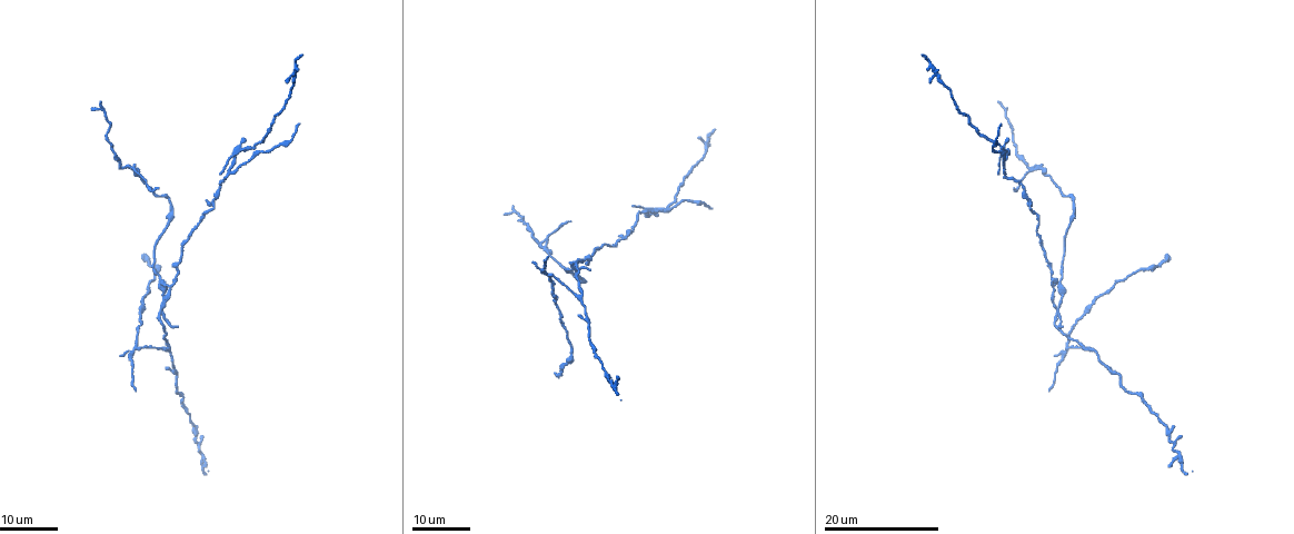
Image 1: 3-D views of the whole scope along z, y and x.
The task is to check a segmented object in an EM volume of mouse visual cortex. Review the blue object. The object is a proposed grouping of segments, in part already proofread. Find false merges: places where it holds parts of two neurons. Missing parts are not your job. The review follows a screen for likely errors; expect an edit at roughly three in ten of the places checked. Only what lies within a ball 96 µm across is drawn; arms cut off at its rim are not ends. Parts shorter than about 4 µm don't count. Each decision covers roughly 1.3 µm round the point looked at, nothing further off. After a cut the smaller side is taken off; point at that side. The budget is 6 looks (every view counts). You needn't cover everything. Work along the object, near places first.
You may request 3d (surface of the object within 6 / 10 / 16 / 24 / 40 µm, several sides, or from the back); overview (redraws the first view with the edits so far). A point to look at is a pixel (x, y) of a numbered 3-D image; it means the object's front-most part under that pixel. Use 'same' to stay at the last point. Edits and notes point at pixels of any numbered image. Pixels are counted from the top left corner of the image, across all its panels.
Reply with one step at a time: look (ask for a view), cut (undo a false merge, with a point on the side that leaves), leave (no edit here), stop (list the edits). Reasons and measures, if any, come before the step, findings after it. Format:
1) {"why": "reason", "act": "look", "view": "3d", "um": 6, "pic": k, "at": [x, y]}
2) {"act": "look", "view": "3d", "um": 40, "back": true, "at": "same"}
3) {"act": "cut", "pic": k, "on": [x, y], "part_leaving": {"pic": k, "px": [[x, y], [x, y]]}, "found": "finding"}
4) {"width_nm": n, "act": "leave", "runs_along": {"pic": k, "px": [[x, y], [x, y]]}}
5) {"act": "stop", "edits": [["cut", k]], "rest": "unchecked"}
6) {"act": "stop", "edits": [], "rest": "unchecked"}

{"why": "three-way junction", "act": "look", "view": "3d", "um": 16, "pic": 1, "at": [163, 349]}

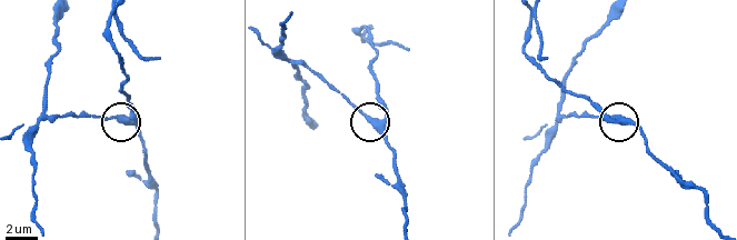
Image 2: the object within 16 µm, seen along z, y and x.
{"act": "look", "view": "3d", "um": 10, "pic": 2, "at": [622, 121]}

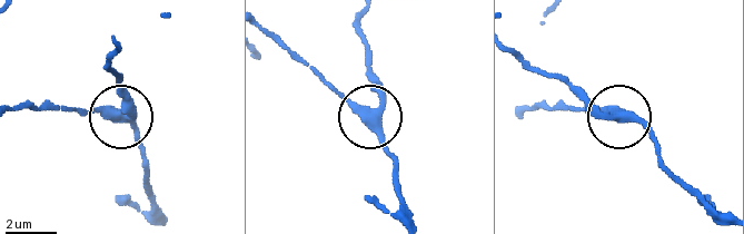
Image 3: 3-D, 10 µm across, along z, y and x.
{"width_nm": 360, "act": "leave", "runs_along": {"pic": 3, "px": [[365, 15], [360, 33], [377, 98], [369, 124], [390, 153]]}, "found": "continuous, no second neuron"}

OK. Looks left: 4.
{"why": "two arms in line, one across", "act": "look", "view": "3d", "um": 24, "pic": 1, "at": [644, 210]}

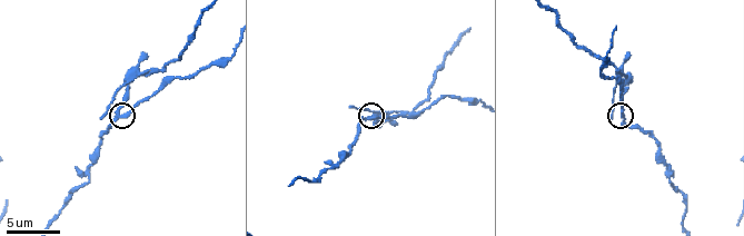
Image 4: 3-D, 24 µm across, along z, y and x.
{"act": "look", "view": "3d", "um": 10, "pic": 4, "at": [370, 118]}

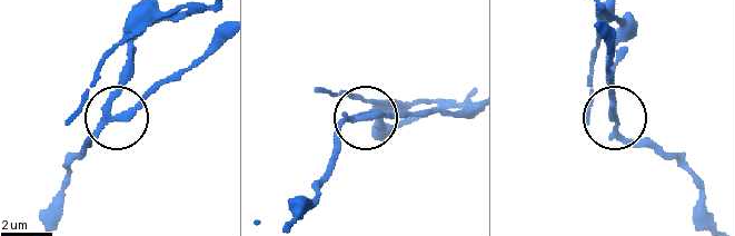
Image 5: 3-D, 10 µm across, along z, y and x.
{"arms": 3, "act": "cut", "pic": 5, "on": [145, 98], "part_leaving": {"pic": 5, "px": [[110, 119], [128, 117], [217, 49]]}, "found": "two neurons meet here"}

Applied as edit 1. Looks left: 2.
{"act": "stop", "edits": [["cut", 5]], "rest": "unchecked"}

